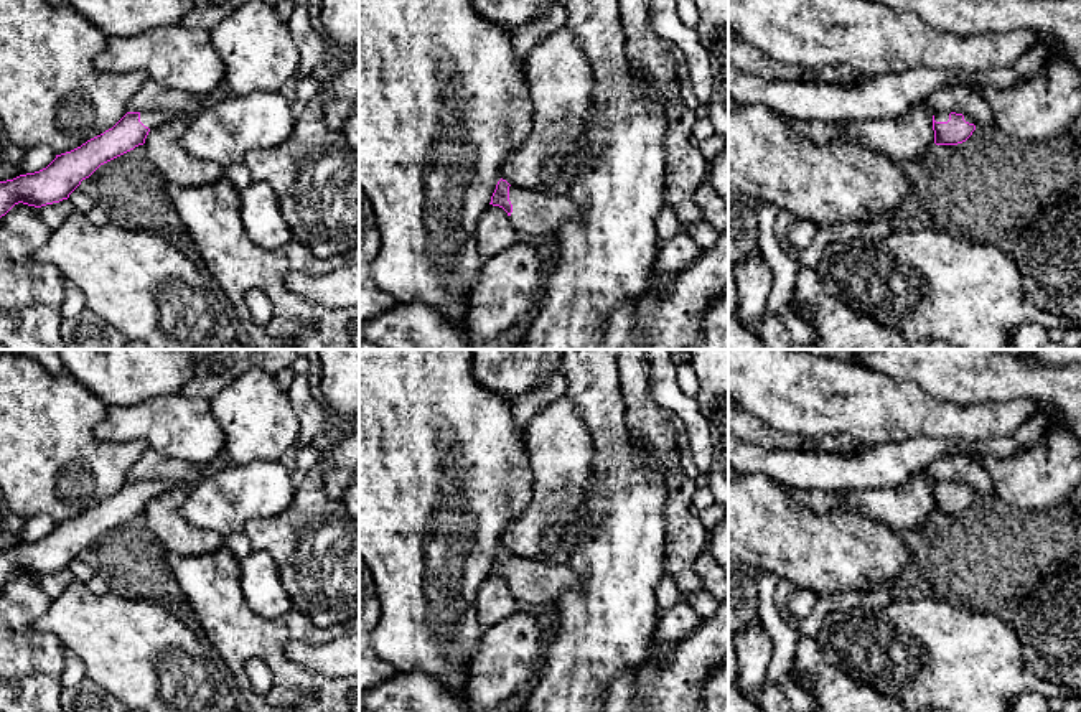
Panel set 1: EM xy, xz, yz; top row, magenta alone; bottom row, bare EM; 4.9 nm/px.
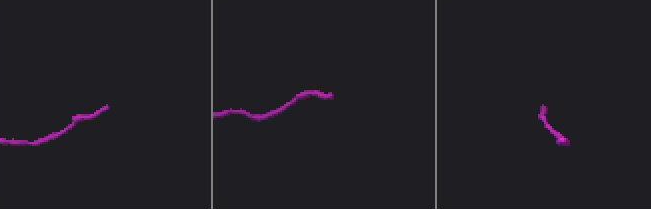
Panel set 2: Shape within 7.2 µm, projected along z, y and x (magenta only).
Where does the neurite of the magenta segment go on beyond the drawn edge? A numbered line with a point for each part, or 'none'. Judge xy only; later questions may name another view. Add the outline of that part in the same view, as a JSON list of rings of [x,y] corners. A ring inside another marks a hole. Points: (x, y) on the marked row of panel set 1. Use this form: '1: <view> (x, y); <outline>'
1: xy (150, 119); [[[222,81],[222,84],[211,94],[208,96],[203,96],[203,109],[199,112],[196,112],[194,115],[191,114],[178,114],[178,112],[171,112],[171,110],[148,110],[148,112],[140,112],[140,122],[148,127],[148,129],[155,129],[175,117],[186,117],[188,120],[193,120],[196,115],[199,115],[206,107],[213,107],[216,104],[219,104],[221,101],[227,99],[229,97],[229,87],[226,84],[226,81]]]

